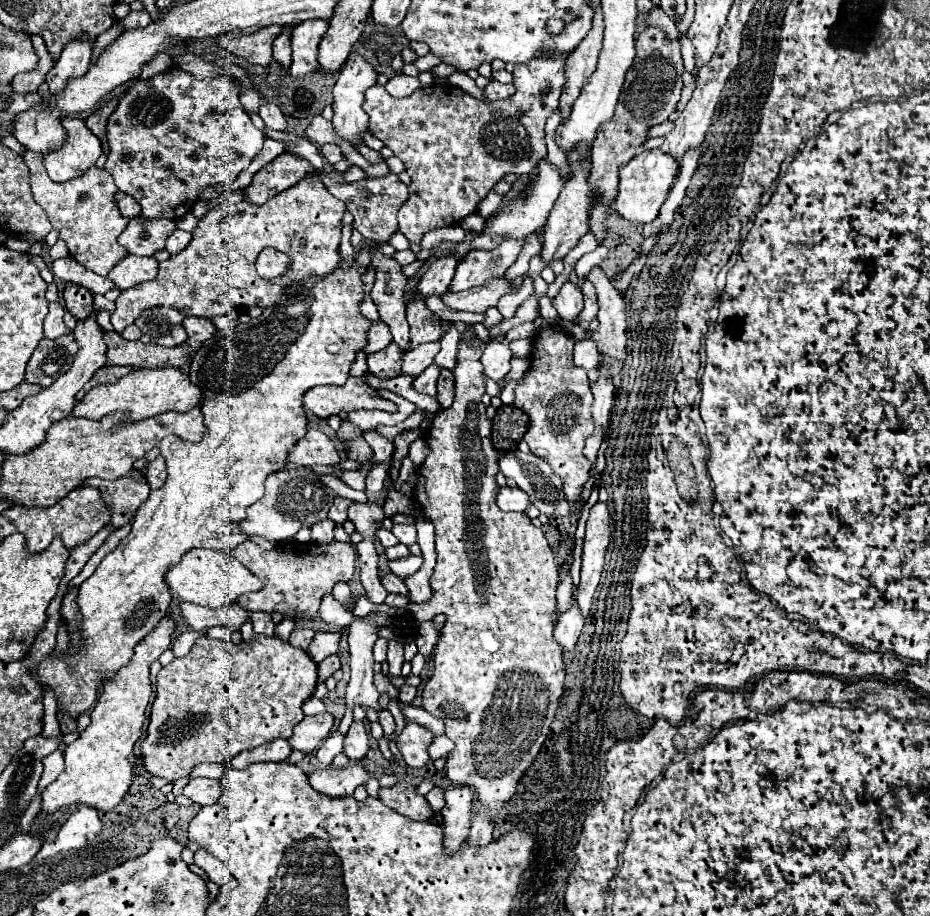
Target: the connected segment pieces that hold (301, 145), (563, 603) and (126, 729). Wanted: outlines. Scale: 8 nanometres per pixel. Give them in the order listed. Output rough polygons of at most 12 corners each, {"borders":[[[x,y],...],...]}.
{"borders":[[[265,130],[267,138],[287,142],[291,154],[309,160],[319,172],[325,158],[307,138]],[[571,576],[561,580],[557,588],[559,612],[569,608],[573,582]],[[167,614],[103,682],[91,724],[65,748],[41,812],[113,810],[151,698],[171,646]]]}

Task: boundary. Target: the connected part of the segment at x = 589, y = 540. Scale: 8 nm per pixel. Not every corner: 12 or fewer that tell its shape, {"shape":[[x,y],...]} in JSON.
{"shape":[[597,502],[587,520],[577,602],[589,614],[611,542],[611,514]]}

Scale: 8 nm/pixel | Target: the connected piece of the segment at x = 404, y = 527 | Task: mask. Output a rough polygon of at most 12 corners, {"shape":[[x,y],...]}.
{"shape":[[395,524],[393,534],[405,546],[417,542],[413,524]]}

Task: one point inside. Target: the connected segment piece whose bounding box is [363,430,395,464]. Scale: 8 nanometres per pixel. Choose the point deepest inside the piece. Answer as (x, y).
(382, 449)

